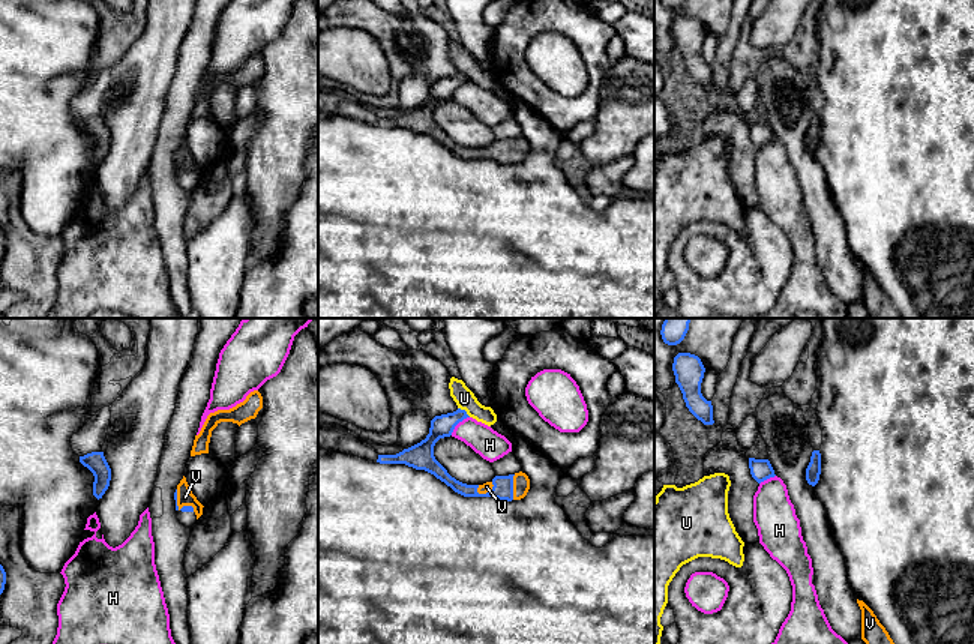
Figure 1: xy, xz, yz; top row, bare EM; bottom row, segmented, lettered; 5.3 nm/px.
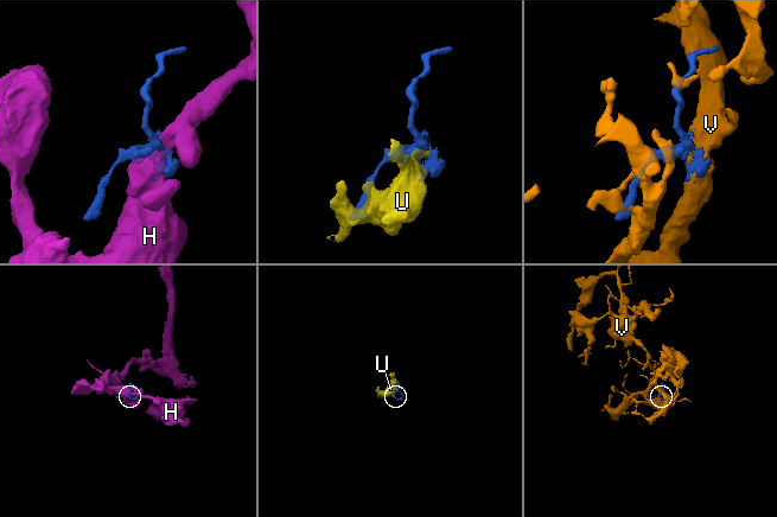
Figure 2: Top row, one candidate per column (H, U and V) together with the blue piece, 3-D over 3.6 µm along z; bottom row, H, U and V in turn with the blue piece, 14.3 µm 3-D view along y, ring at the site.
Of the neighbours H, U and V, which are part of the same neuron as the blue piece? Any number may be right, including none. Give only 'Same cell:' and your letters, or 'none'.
Same cell: V

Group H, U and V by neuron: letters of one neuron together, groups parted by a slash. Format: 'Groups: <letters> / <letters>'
Groups: H / U / V

